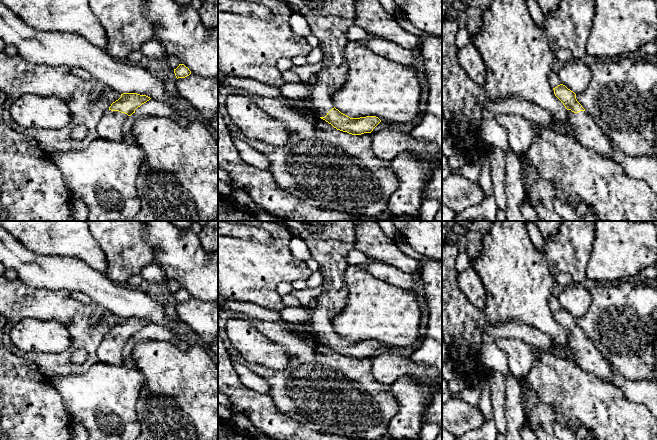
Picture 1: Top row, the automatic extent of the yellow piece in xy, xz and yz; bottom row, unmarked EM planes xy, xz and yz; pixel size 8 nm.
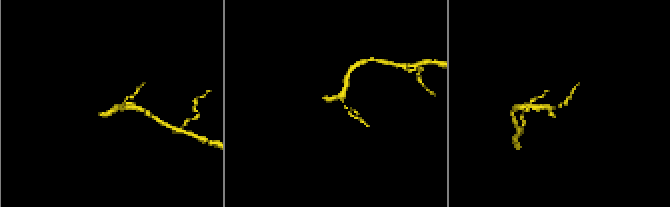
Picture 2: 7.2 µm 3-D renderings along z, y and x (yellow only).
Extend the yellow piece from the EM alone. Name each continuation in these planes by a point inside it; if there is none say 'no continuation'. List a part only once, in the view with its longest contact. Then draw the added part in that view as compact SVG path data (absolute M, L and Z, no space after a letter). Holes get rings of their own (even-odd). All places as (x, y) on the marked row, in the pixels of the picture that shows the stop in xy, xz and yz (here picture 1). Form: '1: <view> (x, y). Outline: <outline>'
1: xy (109, 127). Outline: M106 110L97 125L97 136L109 141L124 138L122 127L129 116L119 111Z

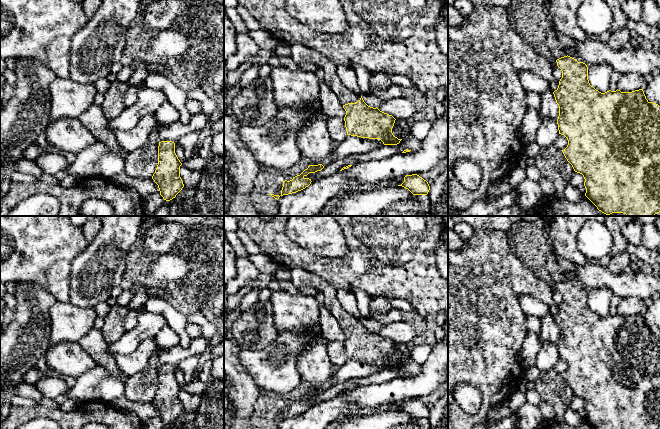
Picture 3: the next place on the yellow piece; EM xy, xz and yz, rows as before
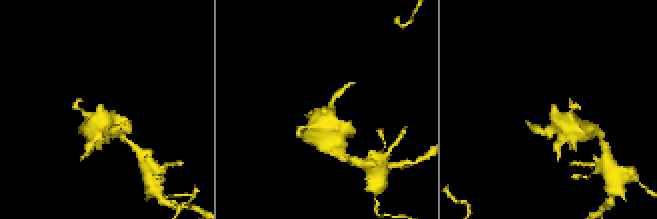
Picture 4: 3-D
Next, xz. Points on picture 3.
1: xz (300, 54). Outline: M300 44L290 46L290 57L297 63L312 63L324 71L324 82L336 94L342 105L356 103L361 96L347 89L337 75L337 66L327 57L312 48Z

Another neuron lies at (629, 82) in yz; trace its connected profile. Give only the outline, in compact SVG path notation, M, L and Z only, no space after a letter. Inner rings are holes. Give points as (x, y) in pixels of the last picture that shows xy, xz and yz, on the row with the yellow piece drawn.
M638 73L621 74L617 83L617 88L621 92L632 92L643 89L645 86L646 76Z

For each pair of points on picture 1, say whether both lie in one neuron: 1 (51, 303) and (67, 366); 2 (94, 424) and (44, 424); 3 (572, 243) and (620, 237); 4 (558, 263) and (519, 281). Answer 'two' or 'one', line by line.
1: one
2: two
3: two
4: two

